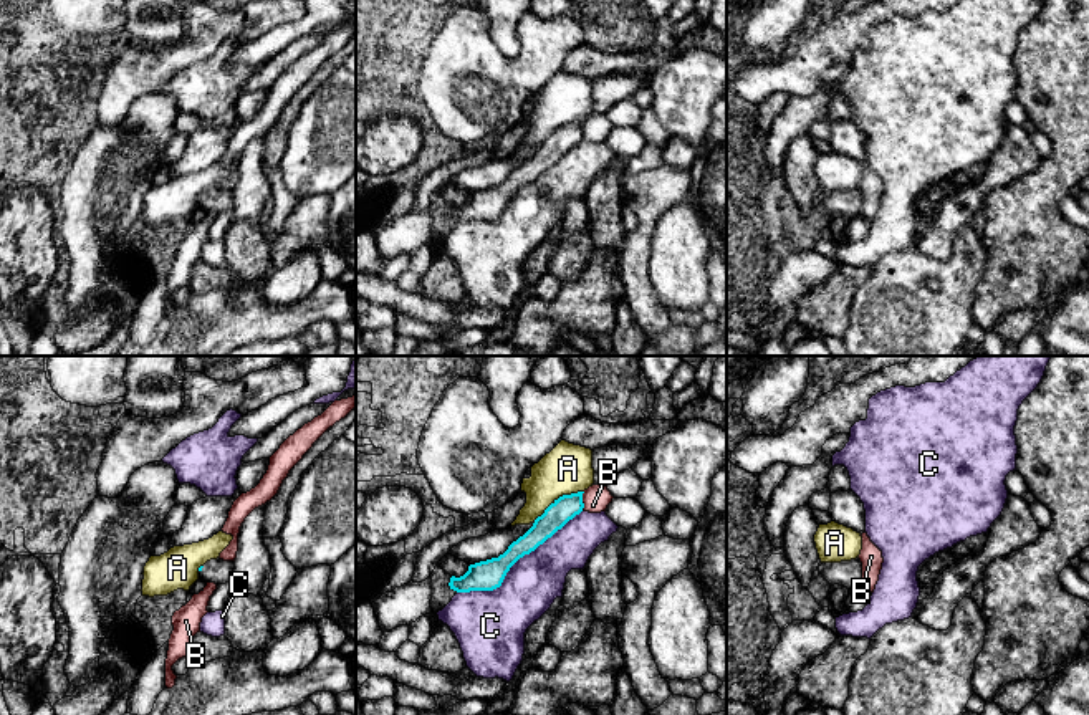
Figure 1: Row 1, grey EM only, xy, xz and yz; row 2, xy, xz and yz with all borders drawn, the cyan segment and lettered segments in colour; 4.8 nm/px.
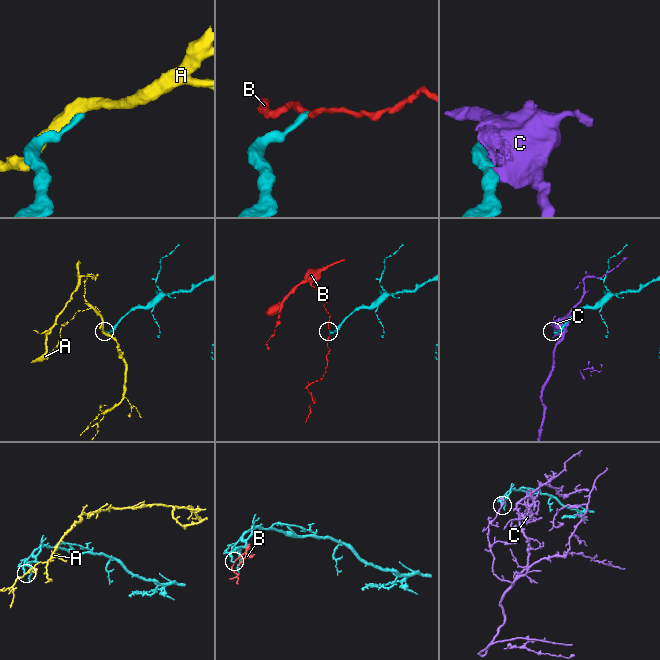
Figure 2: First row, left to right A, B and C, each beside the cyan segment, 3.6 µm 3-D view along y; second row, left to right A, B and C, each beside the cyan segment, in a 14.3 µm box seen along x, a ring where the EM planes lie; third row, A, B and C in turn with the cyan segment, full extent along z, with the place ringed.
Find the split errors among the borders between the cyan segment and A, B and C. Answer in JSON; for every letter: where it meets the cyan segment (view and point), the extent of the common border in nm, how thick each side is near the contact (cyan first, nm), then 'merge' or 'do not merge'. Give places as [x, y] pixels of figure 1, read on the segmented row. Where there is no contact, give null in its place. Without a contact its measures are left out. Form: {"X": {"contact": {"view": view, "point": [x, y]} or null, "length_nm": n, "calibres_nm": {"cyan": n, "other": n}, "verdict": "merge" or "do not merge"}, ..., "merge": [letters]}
{"A": {"contact": {"view": "xz", "point": [560, 497]}, "length_nm": 280, "calibres_nm": {"cyan": 120, "other": 240}, "verdict": "do not merge"}, "B": {"contact": {"view": "xz", "point": [581, 500]}, "length_nm": 90, "calibres_nm": {"cyan": 120, "other": 130}, "verdict": "do not merge"}, "C": {"contact": {"view": "xz", "point": [517, 560]}, "length_nm": 750, "calibres_nm": {"cyan": 150, "other": 260}, "verdict": "do not merge"}, "merge": []}

